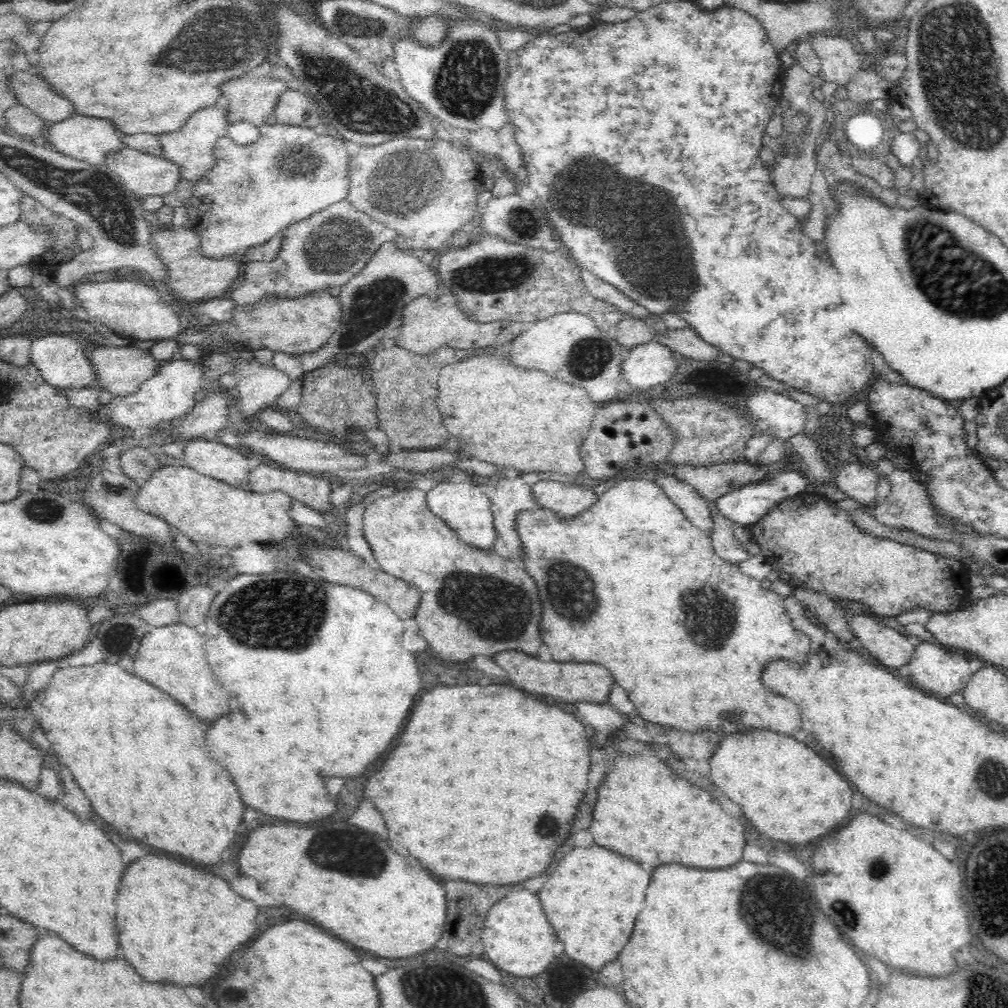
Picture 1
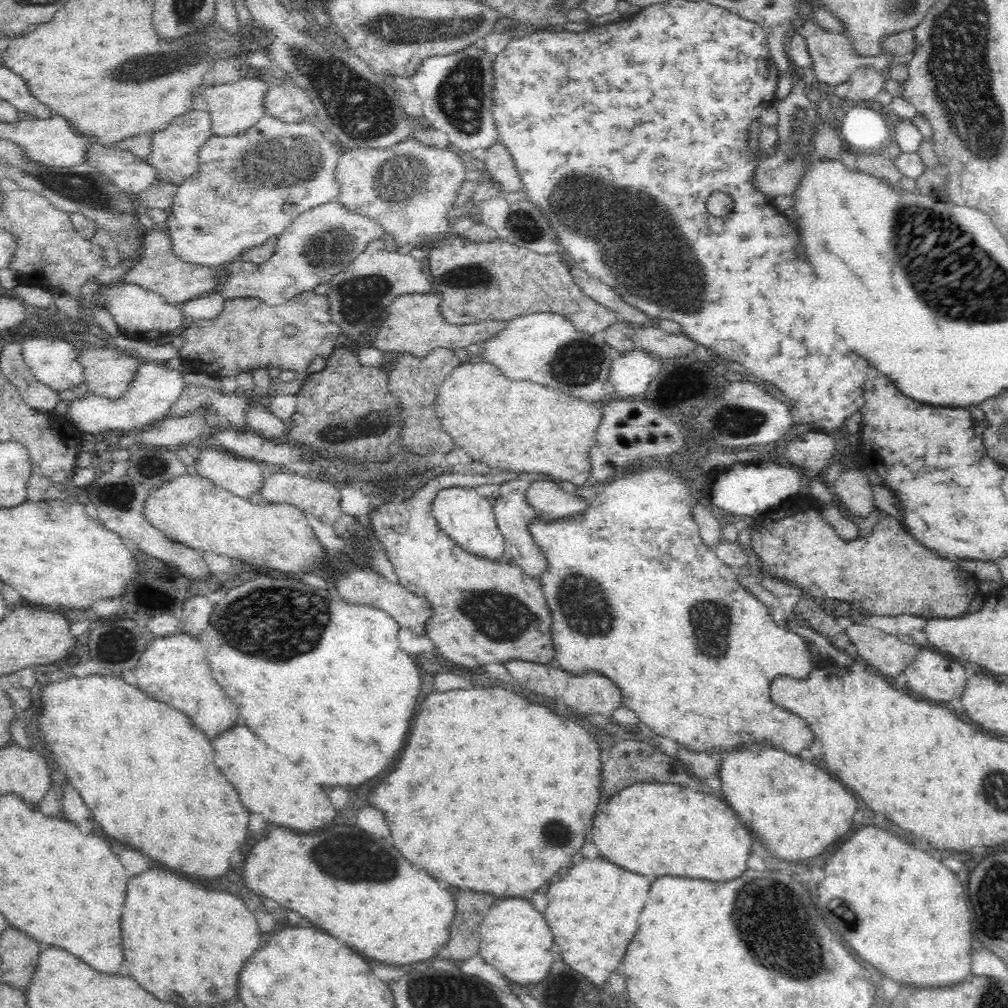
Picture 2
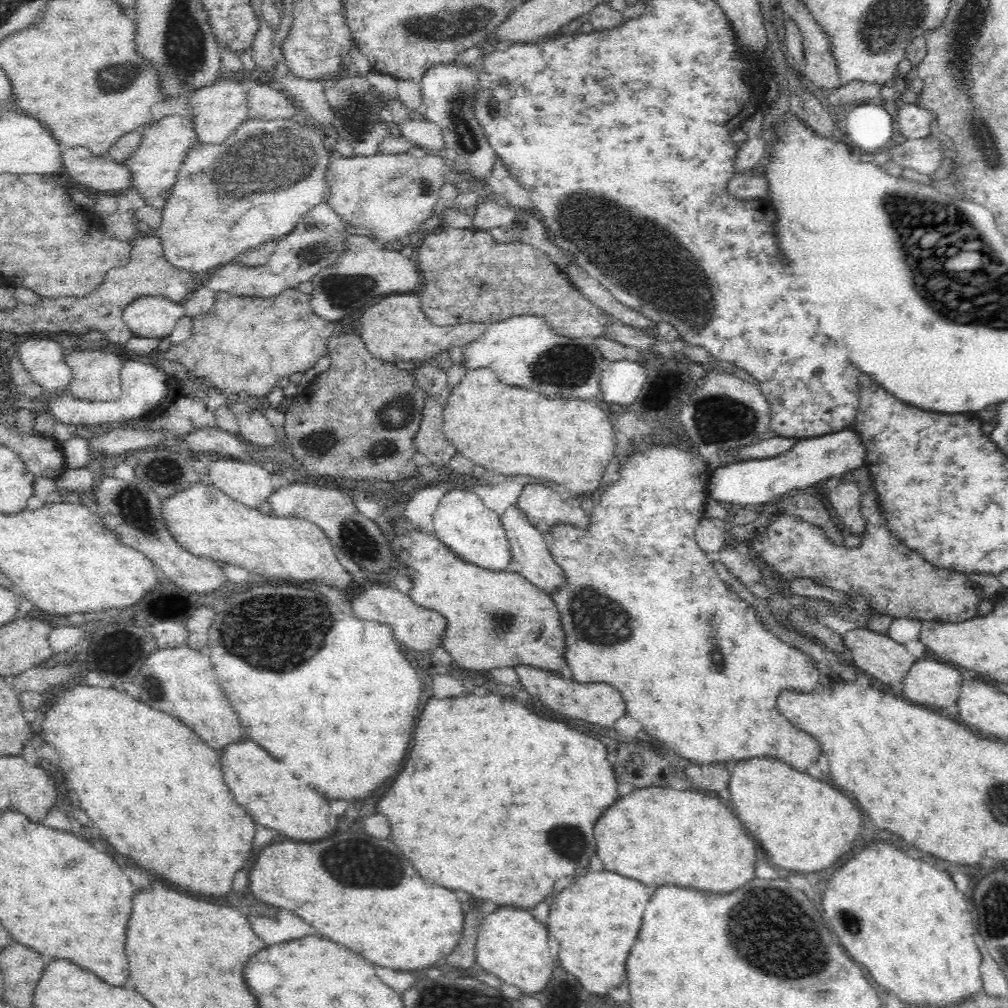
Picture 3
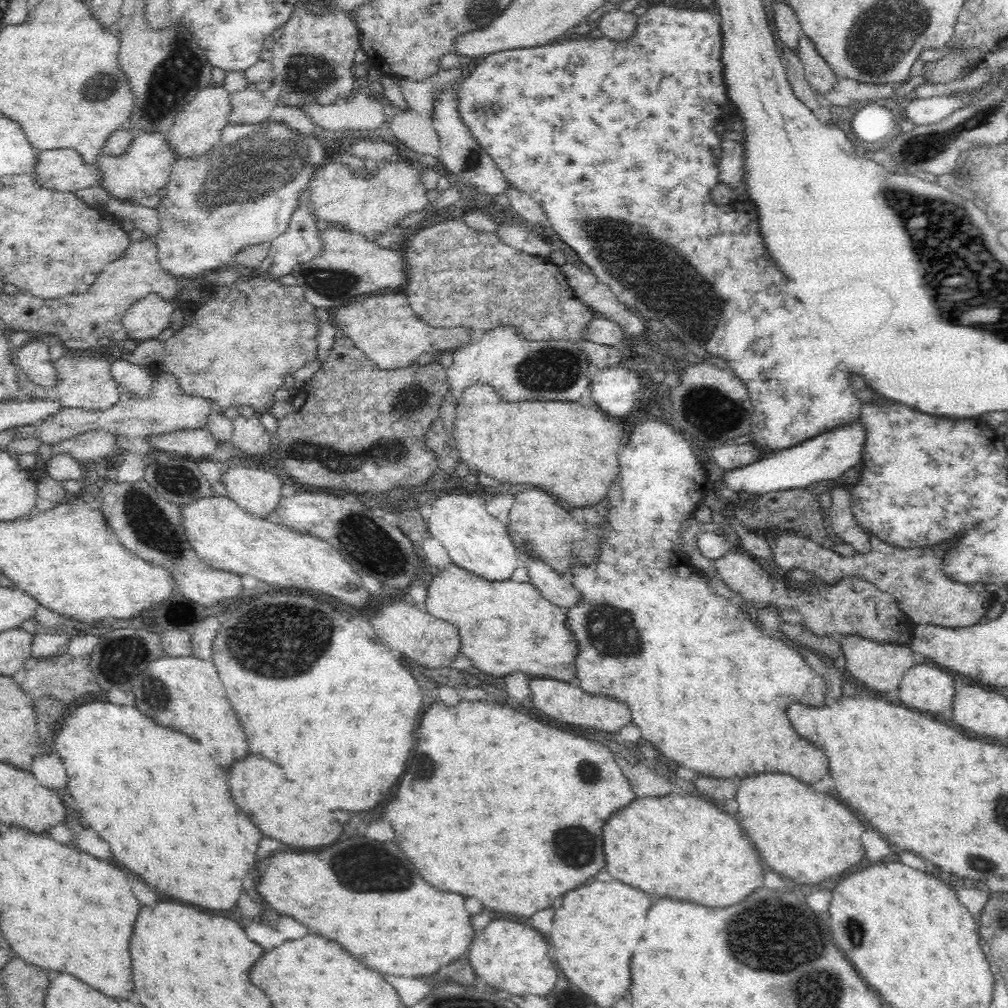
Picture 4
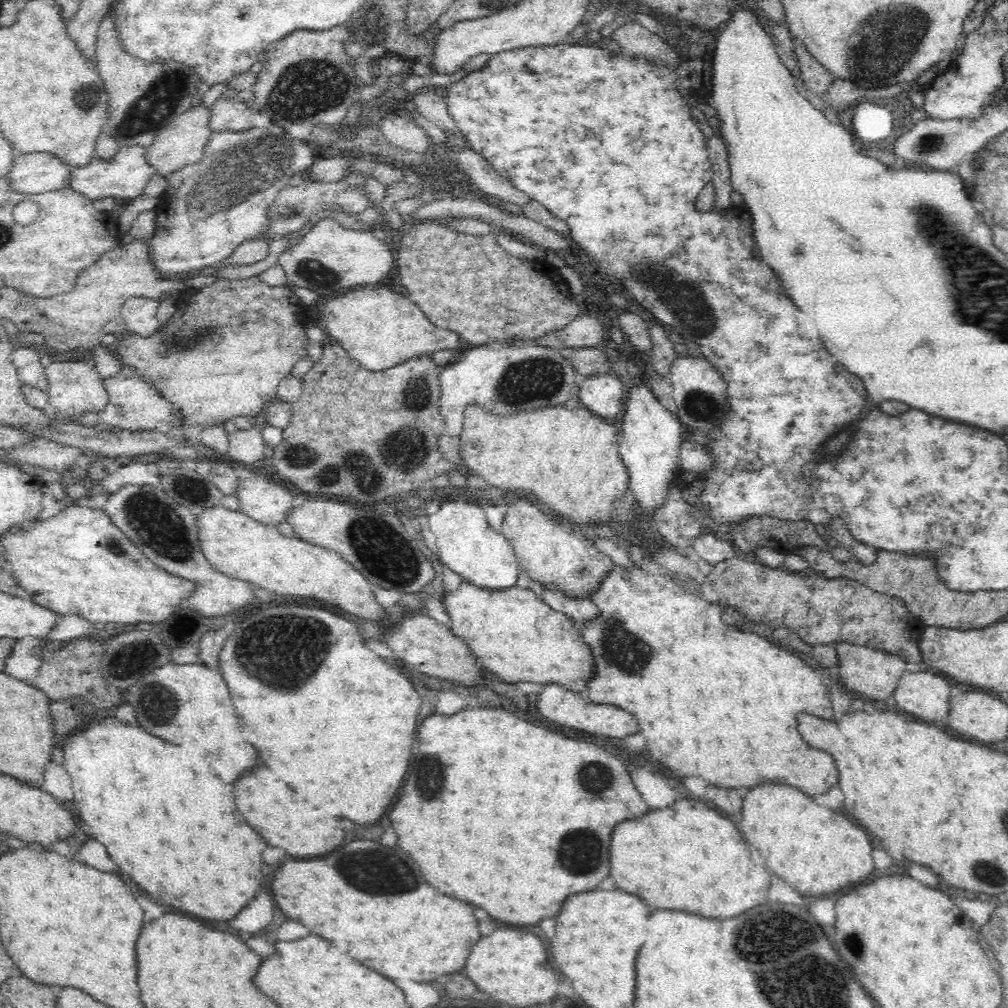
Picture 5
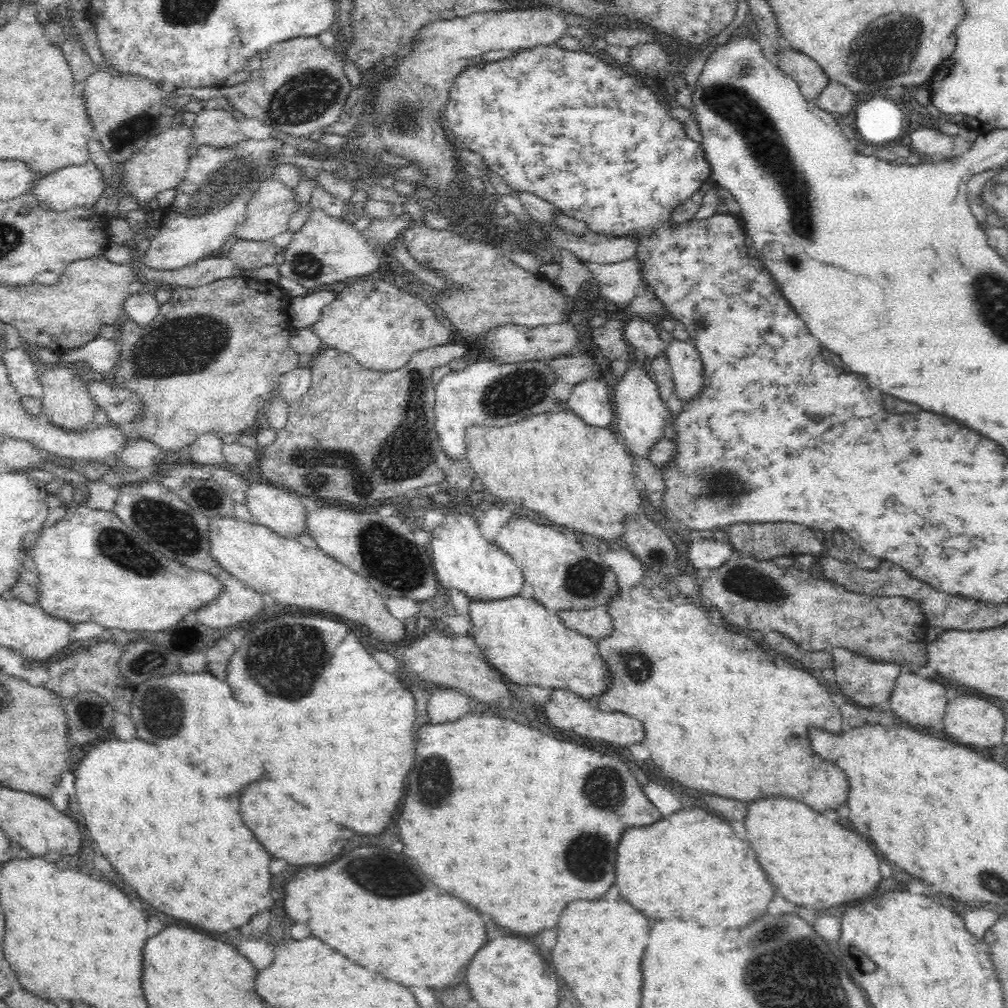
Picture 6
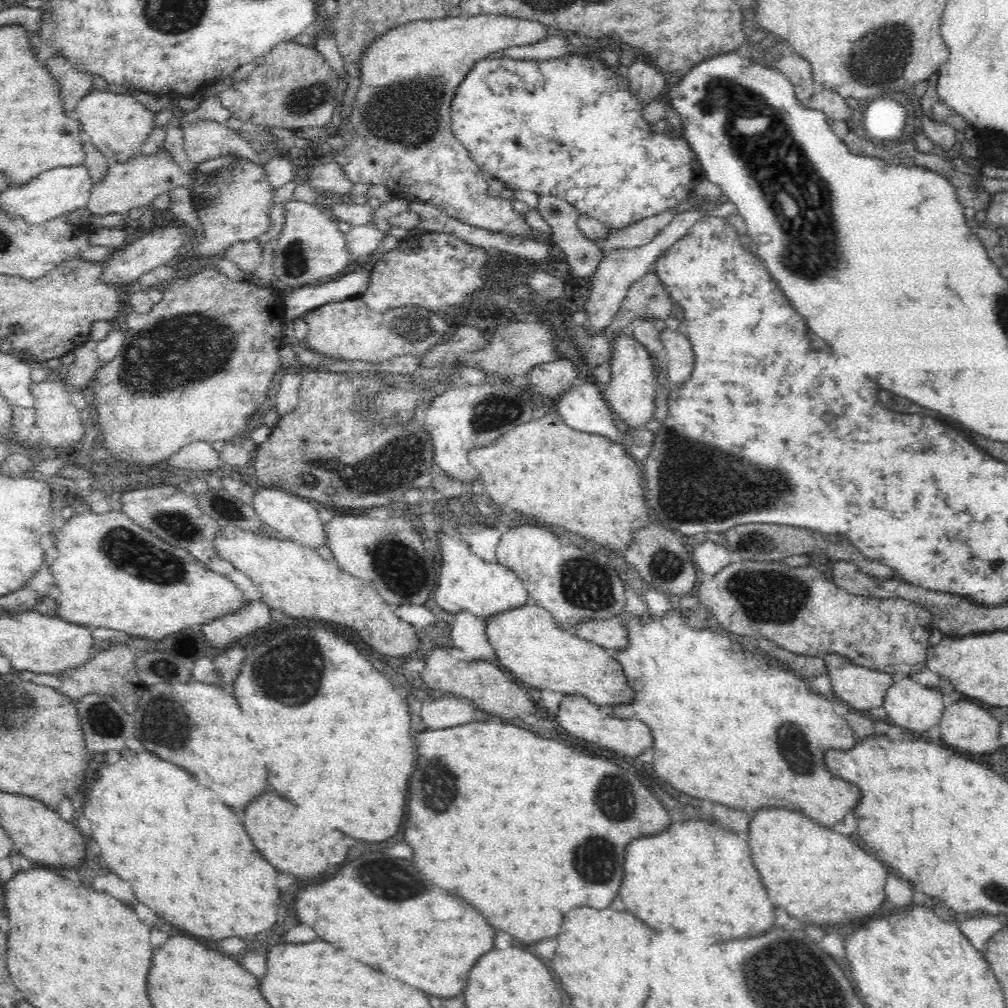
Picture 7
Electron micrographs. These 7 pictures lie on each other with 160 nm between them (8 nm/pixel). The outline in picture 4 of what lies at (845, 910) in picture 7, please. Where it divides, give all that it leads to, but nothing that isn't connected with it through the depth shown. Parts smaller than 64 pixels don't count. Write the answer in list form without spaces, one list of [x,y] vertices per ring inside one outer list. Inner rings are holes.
[[[764,772],[748,775],[737,788],[735,800],[738,802],[737,823],[759,856],[762,856],[764,864],[772,866],[772,871],[784,874],[786,878],[792,878],[798,884],[818,884],[862,862],[864,826],[858,824],[858,818],[836,798],[816,792],[812,786],[806,786],[790,774]]]

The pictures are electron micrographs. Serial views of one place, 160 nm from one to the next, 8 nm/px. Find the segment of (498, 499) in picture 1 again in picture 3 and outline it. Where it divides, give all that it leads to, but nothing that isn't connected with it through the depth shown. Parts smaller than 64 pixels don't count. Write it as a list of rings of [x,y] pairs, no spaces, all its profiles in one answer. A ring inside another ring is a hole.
[[[510,503],[505,512],[501,515],[501,523],[507,534],[510,548],[511,558],[520,565],[520,573],[536,585],[539,589],[553,593],[558,587],[561,587],[566,580],[562,567],[553,559],[549,551],[546,534],[542,534],[530,521],[526,513],[518,510],[515,503]]]

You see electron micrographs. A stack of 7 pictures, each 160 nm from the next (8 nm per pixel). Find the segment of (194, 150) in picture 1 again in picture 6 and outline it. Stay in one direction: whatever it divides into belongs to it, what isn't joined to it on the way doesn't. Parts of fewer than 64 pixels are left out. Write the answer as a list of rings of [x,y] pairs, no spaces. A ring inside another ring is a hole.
[[[90,160],[86,164],[67,166],[43,175],[40,180],[34,182],[32,190],[28,190],[26,194],[34,195],[38,206],[45,208],[45,210],[50,208],[55,212],[64,212],[64,210],[72,210],[72,208],[92,208],[96,200],[106,190],[106,179],[104,179],[104,176],[105,174]]]

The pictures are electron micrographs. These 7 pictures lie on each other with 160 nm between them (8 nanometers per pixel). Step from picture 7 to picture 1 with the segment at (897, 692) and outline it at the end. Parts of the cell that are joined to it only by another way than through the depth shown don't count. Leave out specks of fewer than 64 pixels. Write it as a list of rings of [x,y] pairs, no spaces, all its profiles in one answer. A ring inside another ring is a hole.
[[[925,641],[915,648],[905,667],[908,668],[911,685],[932,692],[934,696],[961,693],[973,674],[964,656]]]

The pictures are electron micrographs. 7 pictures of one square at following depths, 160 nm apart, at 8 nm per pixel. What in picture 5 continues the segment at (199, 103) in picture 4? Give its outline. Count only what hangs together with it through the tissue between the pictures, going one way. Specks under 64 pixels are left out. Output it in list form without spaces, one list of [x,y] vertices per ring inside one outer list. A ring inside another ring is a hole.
[[[194,103],[184,114],[176,116],[158,133],[156,140],[147,148],[146,159],[154,167],[154,174],[160,174],[167,179],[170,173],[178,172],[186,165],[196,164],[202,160],[204,148],[210,142],[213,133],[210,124],[210,107]]]

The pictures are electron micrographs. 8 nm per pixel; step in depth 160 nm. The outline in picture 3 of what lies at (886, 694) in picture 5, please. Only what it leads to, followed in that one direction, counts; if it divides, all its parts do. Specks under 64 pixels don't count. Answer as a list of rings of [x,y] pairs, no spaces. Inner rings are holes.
[[[866,627],[846,632],[843,641],[852,651],[854,666],[887,685],[902,682],[916,662],[903,644]]]

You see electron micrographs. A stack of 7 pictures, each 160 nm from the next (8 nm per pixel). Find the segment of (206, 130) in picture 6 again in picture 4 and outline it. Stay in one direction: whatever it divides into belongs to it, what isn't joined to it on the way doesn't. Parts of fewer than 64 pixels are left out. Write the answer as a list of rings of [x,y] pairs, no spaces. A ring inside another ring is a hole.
[[[248,88],[236,91],[230,96],[230,105],[232,105],[232,112],[228,118],[228,124],[252,124],[264,122],[271,114],[272,110],[278,106],[277,101],[270,101],[264,97],[260,90],[250,90]]]

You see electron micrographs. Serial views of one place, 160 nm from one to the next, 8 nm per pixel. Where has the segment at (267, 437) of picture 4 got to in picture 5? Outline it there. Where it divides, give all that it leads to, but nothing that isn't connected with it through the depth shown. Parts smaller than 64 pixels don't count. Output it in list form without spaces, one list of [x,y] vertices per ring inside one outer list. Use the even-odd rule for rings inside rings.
[[[253,425],[248,430],[237,429],[229,434],[229,450],[226,460],[252,464],[256,460],[264,459],[270,450],[262,438],[262,432],[261,426]]]

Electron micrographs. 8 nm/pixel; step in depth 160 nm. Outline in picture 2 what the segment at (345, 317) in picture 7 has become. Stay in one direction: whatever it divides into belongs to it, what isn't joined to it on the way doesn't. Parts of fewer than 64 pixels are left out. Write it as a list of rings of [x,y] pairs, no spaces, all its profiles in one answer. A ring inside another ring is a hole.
[[[410,294],[410,296],[400,296],[388,306],[388,320],[380,322],[377,335],[374,340],[374,348],[380,351],[387,351],[392,354],[406,353],[414,357],[427,357],[438,349],[456,350],[466,349],[470,344],[484,344],[486,340],[498,336],[502,332],[508,321],[498,322],[498,320],[488,320],[488,322],[477,322],[474,324],[450,324],[442,311],[440,311],[442,294]]]

